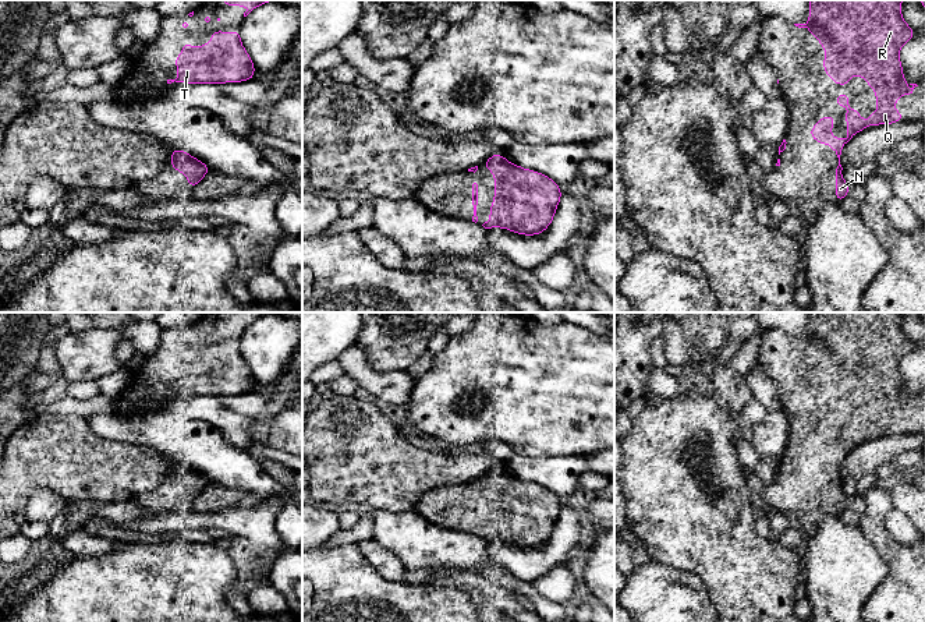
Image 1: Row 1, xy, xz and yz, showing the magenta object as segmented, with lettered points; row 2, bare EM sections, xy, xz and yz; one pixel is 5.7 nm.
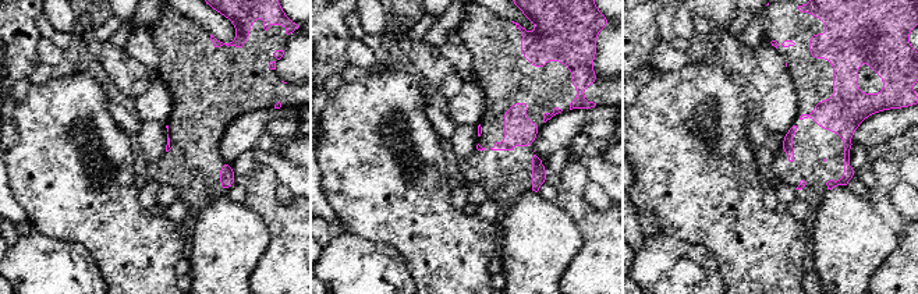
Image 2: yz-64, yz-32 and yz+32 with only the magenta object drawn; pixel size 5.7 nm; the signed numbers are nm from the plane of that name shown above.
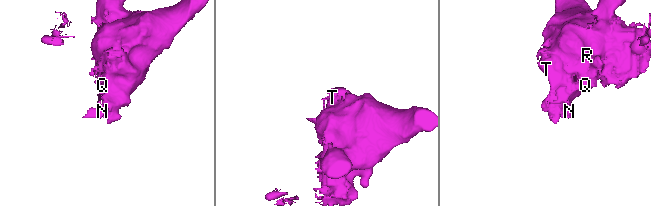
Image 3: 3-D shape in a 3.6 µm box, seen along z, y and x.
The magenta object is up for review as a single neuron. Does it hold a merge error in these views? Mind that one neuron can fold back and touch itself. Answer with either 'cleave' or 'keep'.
keep

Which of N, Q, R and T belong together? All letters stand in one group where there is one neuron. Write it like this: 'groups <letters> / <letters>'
groups N Q R T

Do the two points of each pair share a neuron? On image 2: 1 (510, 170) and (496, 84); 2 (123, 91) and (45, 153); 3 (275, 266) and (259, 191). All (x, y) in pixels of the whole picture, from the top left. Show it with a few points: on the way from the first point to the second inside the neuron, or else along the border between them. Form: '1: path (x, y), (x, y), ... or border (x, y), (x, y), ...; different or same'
1: path (488, 151), (493, 106); same
2: border (109, 84), (114, 92); different
3: path (275, 248), (275, 213), (270, 209); same

